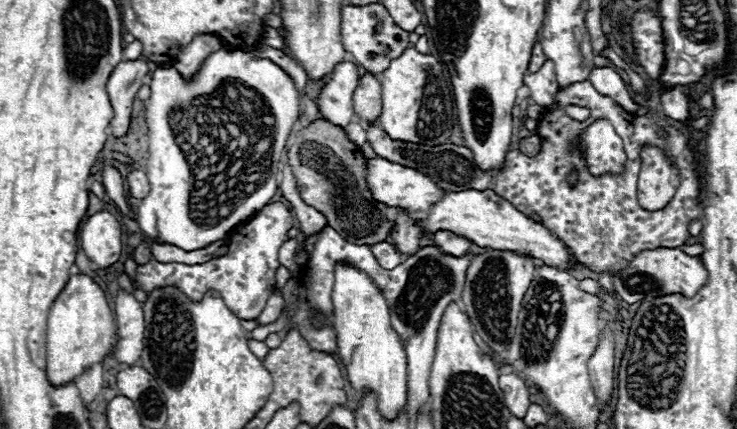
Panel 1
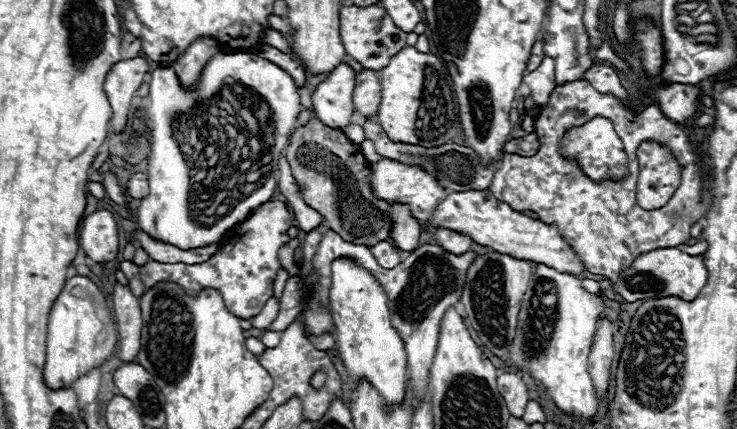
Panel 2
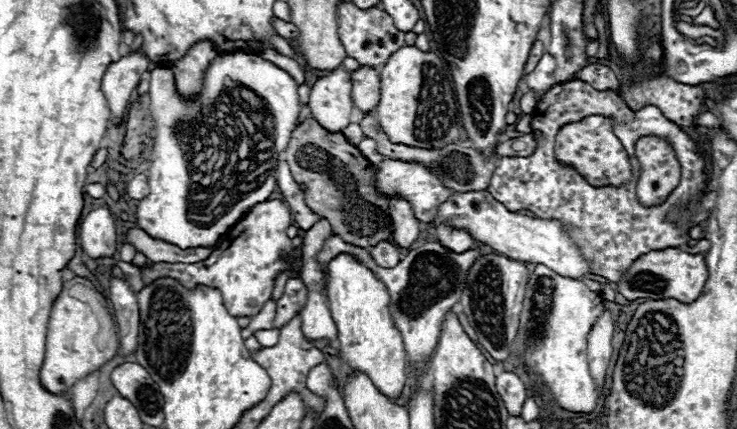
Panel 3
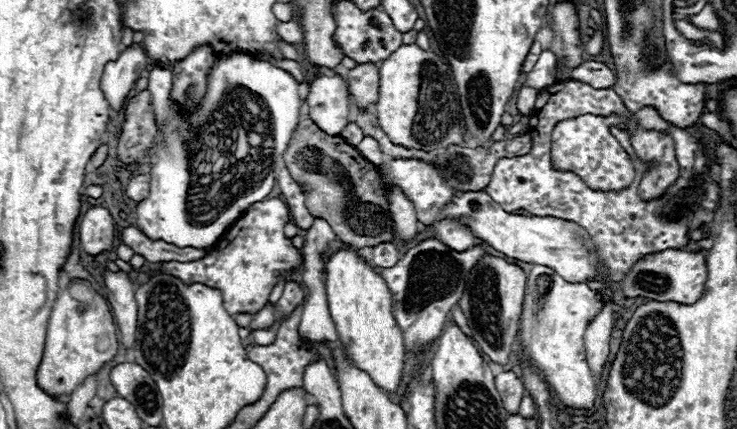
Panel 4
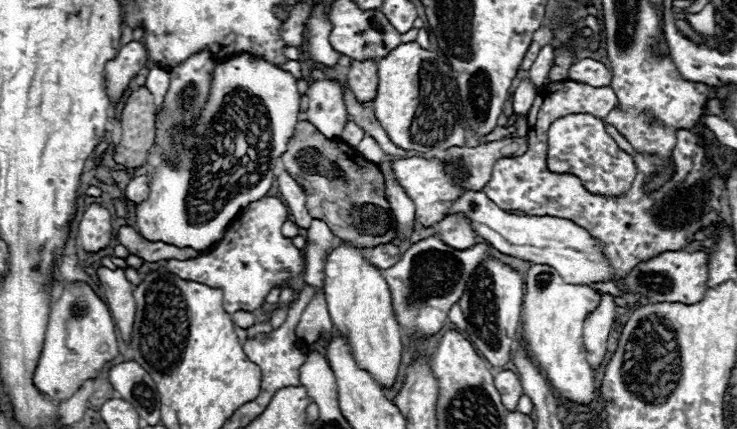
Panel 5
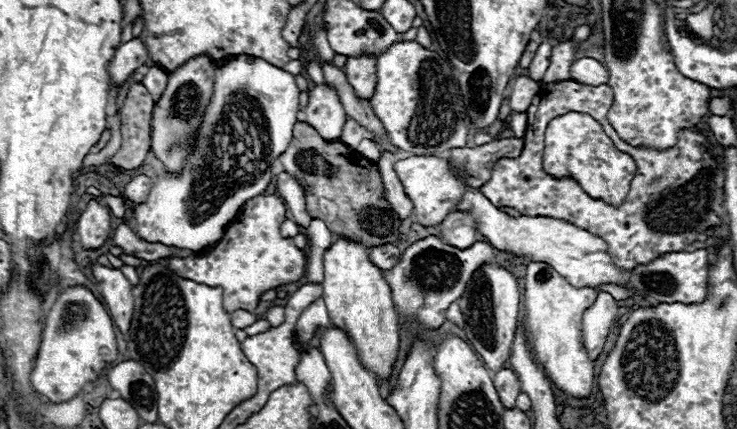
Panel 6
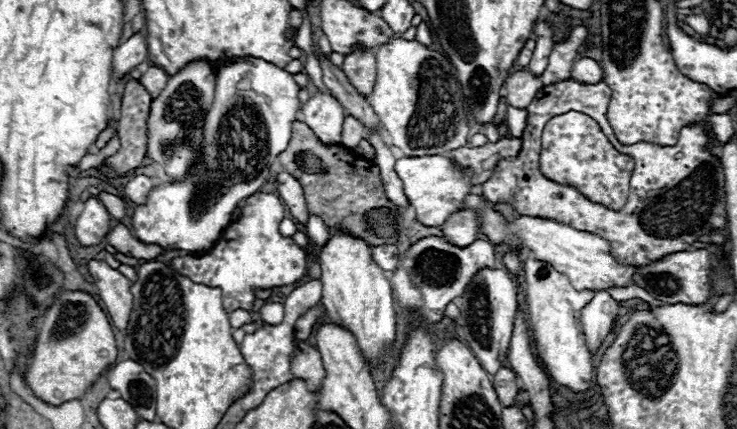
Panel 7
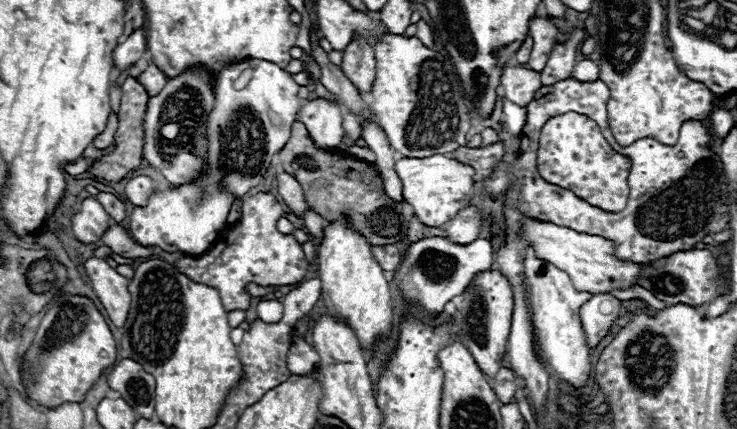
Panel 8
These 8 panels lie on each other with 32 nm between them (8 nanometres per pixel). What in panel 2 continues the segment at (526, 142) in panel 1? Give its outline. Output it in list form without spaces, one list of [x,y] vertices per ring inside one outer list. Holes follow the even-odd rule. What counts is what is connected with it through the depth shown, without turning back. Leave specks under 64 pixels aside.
[[[531,133],[523,138],[512,139],[504,146],[504,154],[514,154],[517,152],[521,156],[530,157],[536,154],[539,148],[538,137]]]

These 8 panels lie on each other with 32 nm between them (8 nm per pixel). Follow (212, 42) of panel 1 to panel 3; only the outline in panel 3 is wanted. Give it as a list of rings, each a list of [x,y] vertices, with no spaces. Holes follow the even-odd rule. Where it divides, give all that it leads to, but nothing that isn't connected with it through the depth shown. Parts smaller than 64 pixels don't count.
[[[198,42],[188,54],[172,64],[176,92],[180,98],[196,98],[204,90],[204,74],[210,62],[218,56],[212,42]]]

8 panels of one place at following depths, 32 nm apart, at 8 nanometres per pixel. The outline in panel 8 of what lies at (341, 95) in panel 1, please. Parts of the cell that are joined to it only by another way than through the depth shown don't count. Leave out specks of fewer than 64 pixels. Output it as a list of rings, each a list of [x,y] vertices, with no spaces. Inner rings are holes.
[[[310,100],[302,106],[298,120],[306,126],[316,148],[334,150],[344,136],[340,108],[326,100]]]

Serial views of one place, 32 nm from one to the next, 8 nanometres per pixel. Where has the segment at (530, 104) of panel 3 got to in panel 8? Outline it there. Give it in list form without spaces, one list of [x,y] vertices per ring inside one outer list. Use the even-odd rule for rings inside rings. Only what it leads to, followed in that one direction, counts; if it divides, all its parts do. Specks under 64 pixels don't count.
[[[506,64],[502,66],[500,86],[504,88],[508,100],[512,100],[518,106],[526,106],[534,98],[536,90],[540,90],[542,80],[540,80],[540,72],[516,64]]]

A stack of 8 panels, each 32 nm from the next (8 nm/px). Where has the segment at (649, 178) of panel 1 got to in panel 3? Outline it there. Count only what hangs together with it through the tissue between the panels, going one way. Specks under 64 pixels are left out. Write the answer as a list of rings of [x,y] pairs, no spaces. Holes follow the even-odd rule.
[[[642,136],[636,140],[636,158],[642,164],[638,198],[646,206],[660,204],[680,180],[680,164],[668,140]]]

